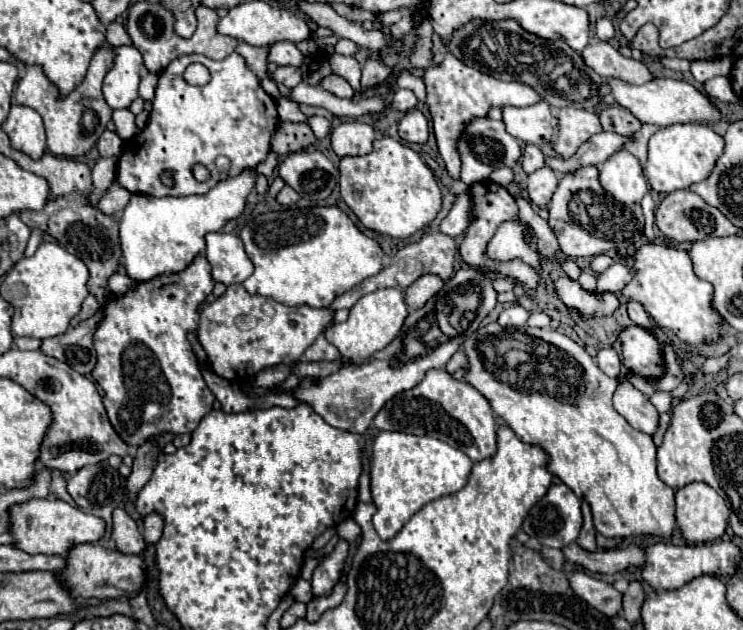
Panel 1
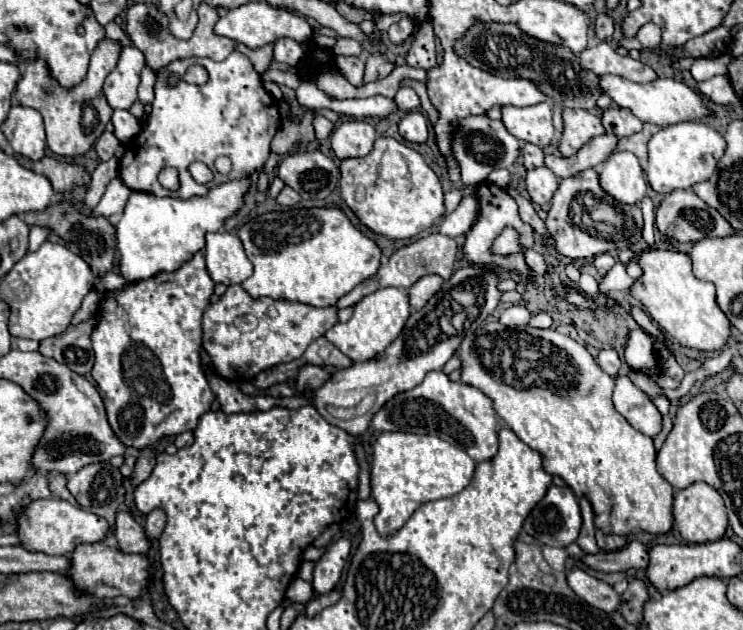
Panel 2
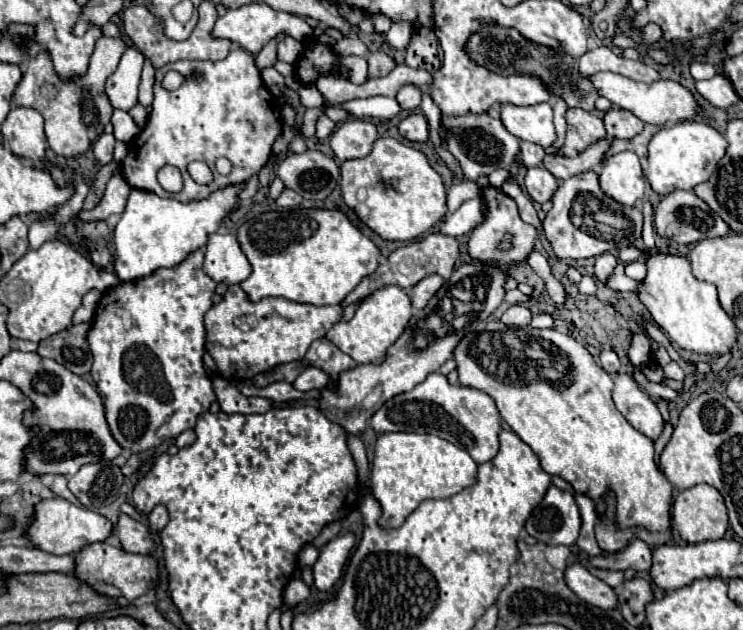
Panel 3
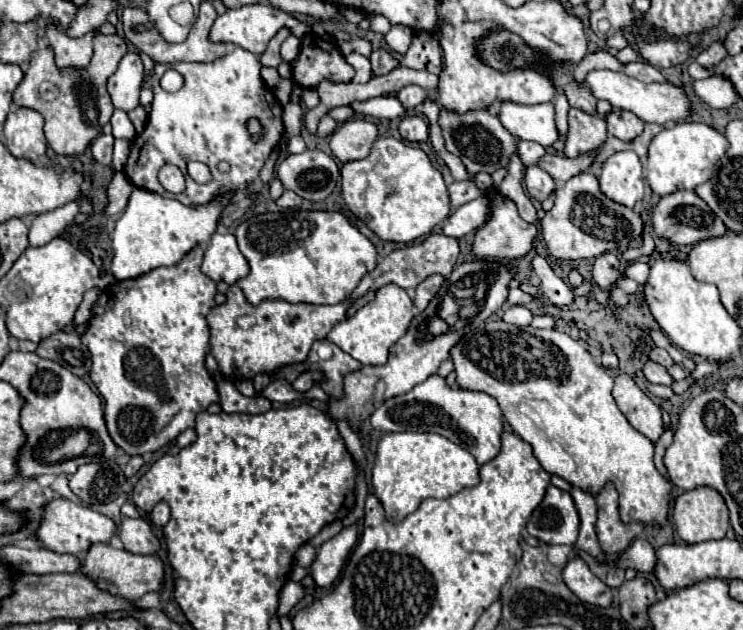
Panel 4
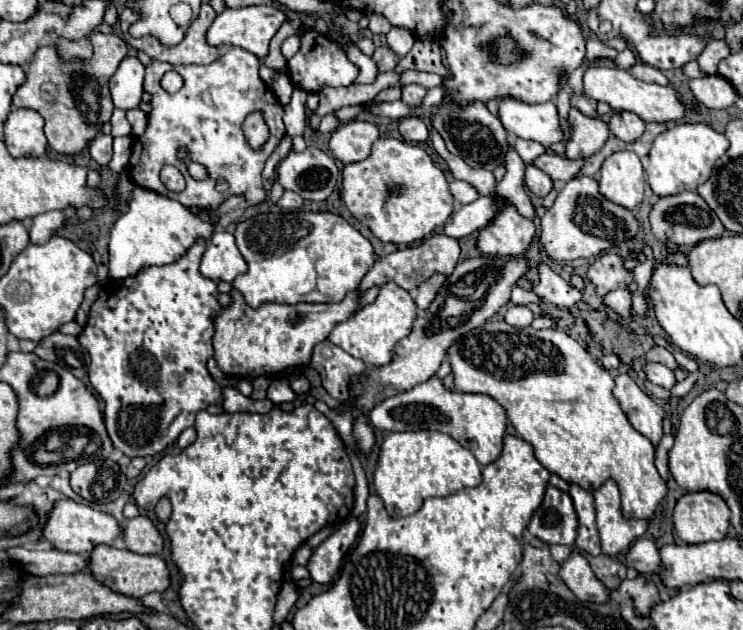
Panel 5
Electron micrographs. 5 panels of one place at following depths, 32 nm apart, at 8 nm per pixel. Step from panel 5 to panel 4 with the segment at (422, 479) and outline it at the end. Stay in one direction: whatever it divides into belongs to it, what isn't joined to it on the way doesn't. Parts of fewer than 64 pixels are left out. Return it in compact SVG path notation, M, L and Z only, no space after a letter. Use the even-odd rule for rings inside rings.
M430 432L384 434L376 448L372 486L386 510L388 522L402 522L426 498L450 498L462 488L478 484L478 462L458 444Z

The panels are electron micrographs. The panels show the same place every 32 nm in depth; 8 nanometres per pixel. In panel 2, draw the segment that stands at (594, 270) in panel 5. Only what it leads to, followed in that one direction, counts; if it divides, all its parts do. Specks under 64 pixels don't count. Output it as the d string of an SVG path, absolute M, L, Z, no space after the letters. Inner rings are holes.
M600 254L600 256L594 258L594 268L598 270L600 276L604 276L606 270L610 270L610 268L614 266L614 262L616 262L616 260L614 260L610 254Z

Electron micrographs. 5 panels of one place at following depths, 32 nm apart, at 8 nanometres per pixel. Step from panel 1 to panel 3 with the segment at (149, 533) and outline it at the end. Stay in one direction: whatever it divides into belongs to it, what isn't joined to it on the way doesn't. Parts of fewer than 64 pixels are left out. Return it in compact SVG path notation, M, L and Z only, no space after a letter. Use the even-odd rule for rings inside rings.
M156 506L150 514L148 514L148 528L152 534L158 534L168 522L168 512L164 506Z

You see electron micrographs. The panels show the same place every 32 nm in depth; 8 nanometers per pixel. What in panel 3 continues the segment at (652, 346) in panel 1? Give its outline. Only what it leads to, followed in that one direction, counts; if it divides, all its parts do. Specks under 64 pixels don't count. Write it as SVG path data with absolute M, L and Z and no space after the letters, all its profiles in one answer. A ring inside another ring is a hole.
M634 332L632 342L628 348L628 360L632 366L650 366L652 360L652 340L646 336L646 332Z

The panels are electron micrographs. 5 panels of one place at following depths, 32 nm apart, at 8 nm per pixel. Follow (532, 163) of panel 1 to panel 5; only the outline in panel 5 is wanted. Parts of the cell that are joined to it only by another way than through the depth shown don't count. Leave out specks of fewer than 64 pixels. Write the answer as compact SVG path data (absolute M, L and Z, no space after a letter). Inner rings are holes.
M518 138L518 140L514 142L514 150L516 150L518 156L524 160L526 166L530 166L538 156L542 156L542 154L546 152L546 148L544 148L542 144L530 142L530 140L522 140L522 138Z

